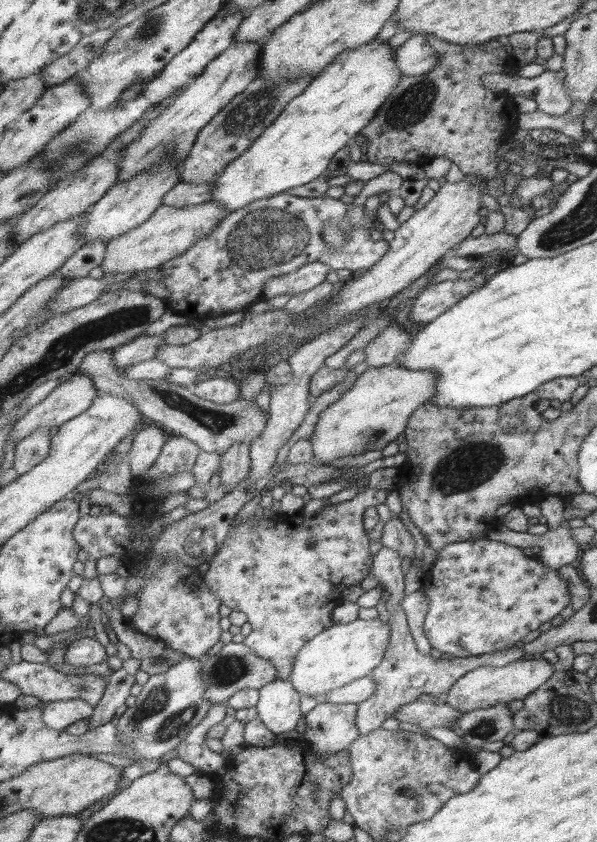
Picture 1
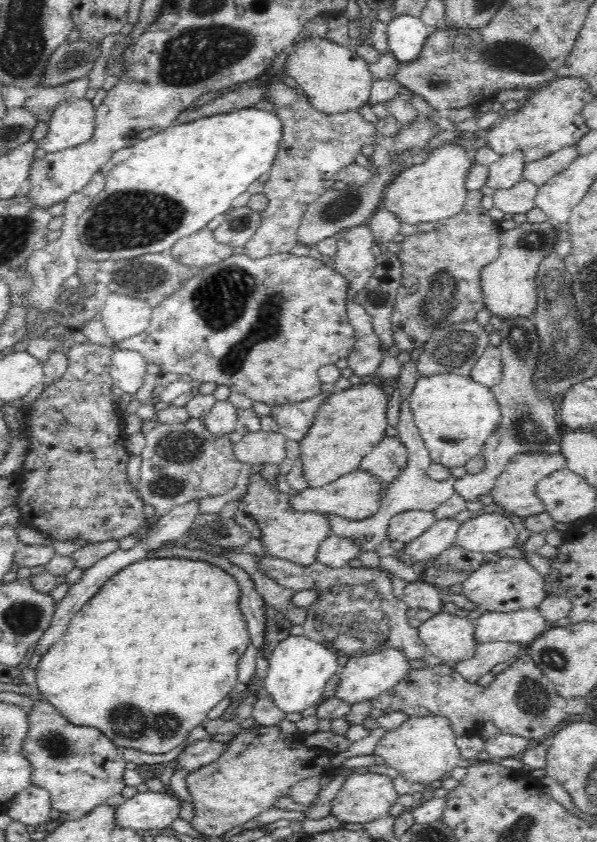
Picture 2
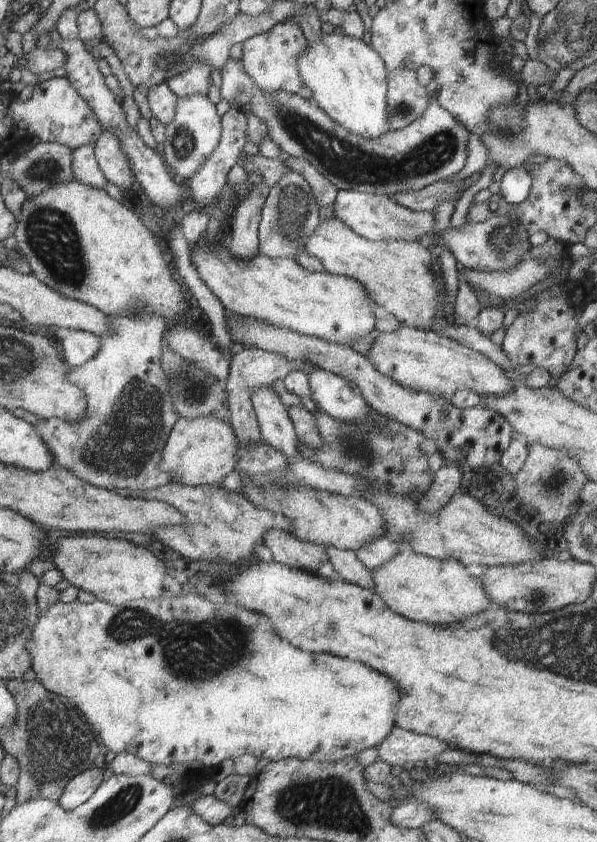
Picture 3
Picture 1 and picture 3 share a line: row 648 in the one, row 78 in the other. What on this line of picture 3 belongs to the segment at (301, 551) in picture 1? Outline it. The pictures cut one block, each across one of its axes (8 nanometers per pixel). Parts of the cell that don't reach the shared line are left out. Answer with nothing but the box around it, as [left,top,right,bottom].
[241,22,317,105]

